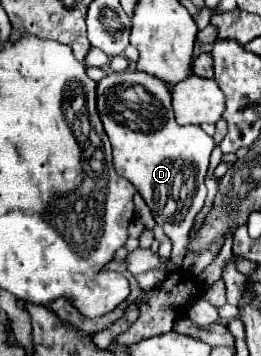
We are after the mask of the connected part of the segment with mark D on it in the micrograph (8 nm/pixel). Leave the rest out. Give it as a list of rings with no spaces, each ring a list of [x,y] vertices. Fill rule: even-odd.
[[[139,70],[121,74],[109,72],[99,80],[97,110],[113,146],[113,164],[117,174],[137,188],[151,208],[155,222],[171,240],[171,262],[183,262],[189,244],[189,230],[207,196],[205,174],[209,154],[215,146],[213,138],[207,136],[201,126],[179,126],[173,116],[171,92],[165,82]],[[127,90],[133,90],[137,98],[129,100]],[[159,100],[163,100],[163,106]],[[131,122],[137,124],[137,130],[127,128]]]

